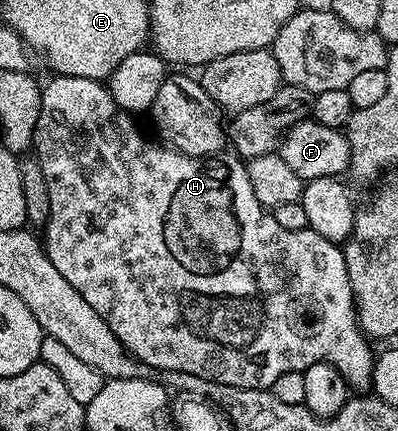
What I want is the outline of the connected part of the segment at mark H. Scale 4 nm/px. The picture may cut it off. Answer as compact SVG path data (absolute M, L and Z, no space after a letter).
M61 75L51 76L50 82L42 85L42 98L40 99L40 115L38 116L38 132L37 140L42 141L42 177L46 180L46 193L50 196L50 218L46 221L46 237L44 236L44 244L48 259L52 259L52 267L56 267L56 271L60 271L60 275L64 275L64 279L68 279L68 283L72 283L72 287L76 287L83 299L85 299L95 311L100 314L108 323L108 327L112 327L112 331L122 341L122 344L142 362L143 366L154 369L163 369L163 371L184 371L188 375L200 375L200 379L212 379L216 383L224 383L228 387L244 387L245 389L270 389L276 383L276 379L280 379L280 375L285 373L301 373L308 367L312 367L316 363L326 361L332 367L336 367L336 371L340 371L340 375L344 375L347 386L351 390L371 388L374 380L374 365L376 362L376 349L374 351L371 338L362 332L362 326L358 324L358 306L354 300L354 291L350 282L348 267L346 266L345 252L335 242L324 239L315 229L304 228L300 231L284 231L284 227L280 227L280 223L276 223L273 212L265 209L260 203L260 199L256 199L256 191L252 189L252 183L248 179L248 171L246 170L247 162L237 155L215 155L209 159L200 157L189 157L183 153L177 153L176 150L167 147L165 144L159 143L157 140L149 141L144 134L138 130L138 125L133 116L127 113L125 109L121 109L116 103L116 99L112 99L109 88L103 82L93 81L92 79L84 79L83 77L64 77Z

